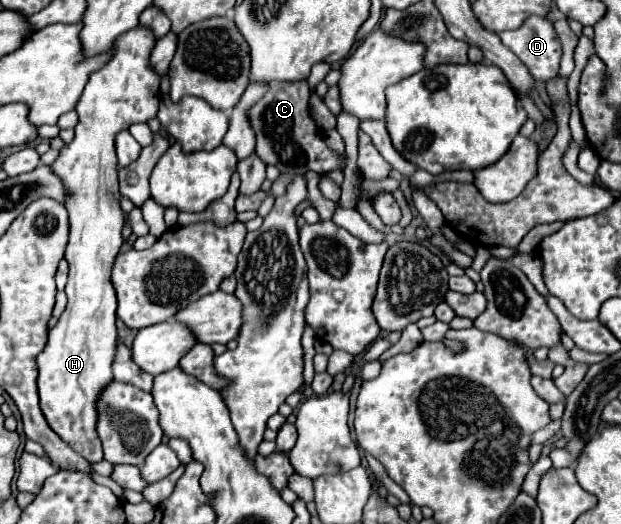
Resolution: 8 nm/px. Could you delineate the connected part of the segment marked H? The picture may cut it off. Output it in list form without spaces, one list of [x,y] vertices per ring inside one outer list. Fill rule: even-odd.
[[[137,26],[129,32],[125,32],[115,42],[115,56],[105,64],[99,72],[93,72],[81,98],[77,104],[79,124],[75,126],[75,138],[71,144],[67,144],[59,158],[51,164],[53,174],[57,174],[63,182],[63,188],[67,192],[65,208],[69,212],[69,244],[65,250],[65,260],[69,262],[69,282],[65,288],[65,294],[69,298],[69,304],[65,312],[59,316],[59,322],[55,328],[49,330],[49,342],[45,350],[39,354],[39,398],[41,398],[41,410],[51,426],[51,430],[57,432],[57,436],[67,442],[77,454],[81,454],[87,462],[99,462],[103,460],[101,442],[97,438],[97,414],[95,414],[95,398],[101,388],[105,388],[113,380],[113,358],[117,350],[117,328],[115,328],[115,310],[117,310],[117,296],[111,282],[111,268],[115,262],[115,256],[119,254],[119,248],[123,244],[121,228],[125,224],[123,212],[120,207],[118,162],[115,154],[115,136],[121,130],[127,130],[135,122],[147,122],[157,116],[159,106],[159,78],[149,68],[149,54],[155,46],[155,36],[151,30]]]

